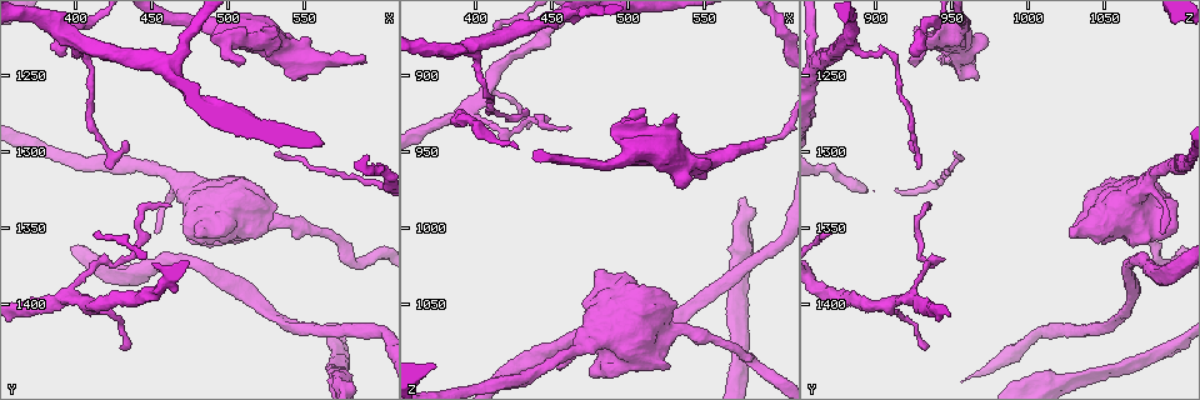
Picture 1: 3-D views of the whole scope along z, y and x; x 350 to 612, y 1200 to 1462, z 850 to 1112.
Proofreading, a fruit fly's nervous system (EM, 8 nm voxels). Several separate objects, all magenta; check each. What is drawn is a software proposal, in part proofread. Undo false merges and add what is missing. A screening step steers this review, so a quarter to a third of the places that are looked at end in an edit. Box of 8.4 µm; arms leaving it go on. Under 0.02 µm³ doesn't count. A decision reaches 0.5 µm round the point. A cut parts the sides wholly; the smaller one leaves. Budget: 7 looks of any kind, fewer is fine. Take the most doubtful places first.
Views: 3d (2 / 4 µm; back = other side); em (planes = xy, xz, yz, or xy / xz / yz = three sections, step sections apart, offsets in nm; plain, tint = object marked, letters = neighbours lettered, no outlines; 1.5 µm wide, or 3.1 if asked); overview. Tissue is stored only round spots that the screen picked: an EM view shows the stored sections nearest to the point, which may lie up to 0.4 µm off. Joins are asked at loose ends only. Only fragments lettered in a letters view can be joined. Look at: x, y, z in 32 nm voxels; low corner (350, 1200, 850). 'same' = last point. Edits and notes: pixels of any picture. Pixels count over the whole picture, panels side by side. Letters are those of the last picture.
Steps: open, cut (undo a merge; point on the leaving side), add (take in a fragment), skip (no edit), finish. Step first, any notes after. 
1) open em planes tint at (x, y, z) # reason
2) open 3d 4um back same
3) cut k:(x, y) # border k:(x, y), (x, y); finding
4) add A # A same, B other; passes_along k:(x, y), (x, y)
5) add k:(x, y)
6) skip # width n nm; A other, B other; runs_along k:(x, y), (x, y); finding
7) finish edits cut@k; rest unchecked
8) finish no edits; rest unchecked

open em planes letters at (590, 1240, 940) # an open end

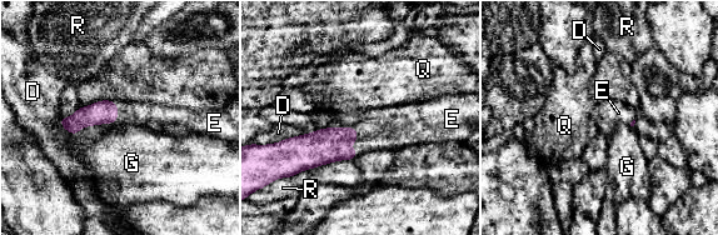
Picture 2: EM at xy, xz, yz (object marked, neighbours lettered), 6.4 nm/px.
add E # width 140 nm; D other, E same, G other, Q other, R other; it goes on there

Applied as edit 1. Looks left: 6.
open overview

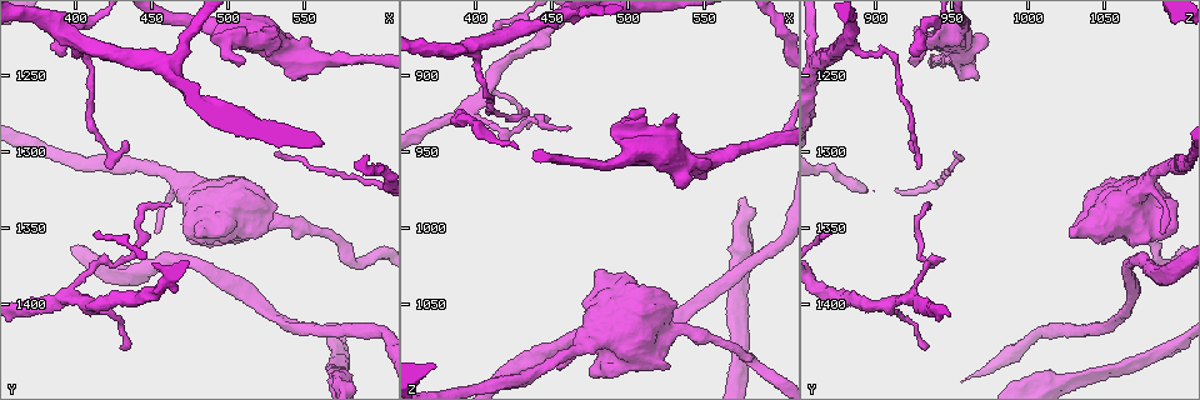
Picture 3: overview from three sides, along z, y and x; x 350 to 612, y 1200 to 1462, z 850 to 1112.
open em planes letters at (452, 1352, 1088) # tapers out

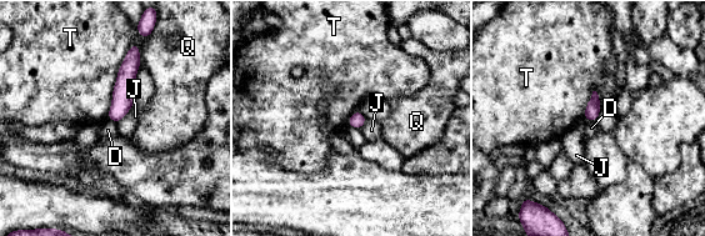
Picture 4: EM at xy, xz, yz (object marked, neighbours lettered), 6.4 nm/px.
skip # width 90 nm; D other, J other, Q other, T other; runs_along 4:(135, 48), (115, 118); no lettered fragment goes on from it

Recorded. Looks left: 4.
open em xy step 4 letters at (428, 1430, 934) # free end

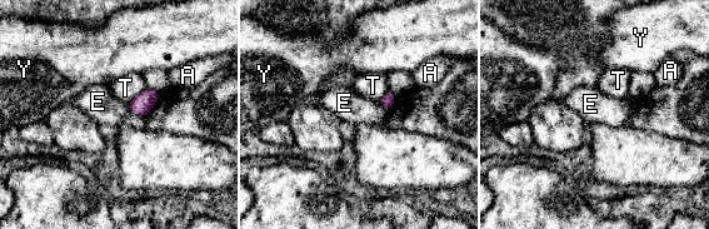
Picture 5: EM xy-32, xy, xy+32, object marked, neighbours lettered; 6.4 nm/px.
skip # A other, E other, T other, Y other; border 5:(126, 101), (135, 114); none of them fits

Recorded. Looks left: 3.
finish edits add@2; rest unchecked

